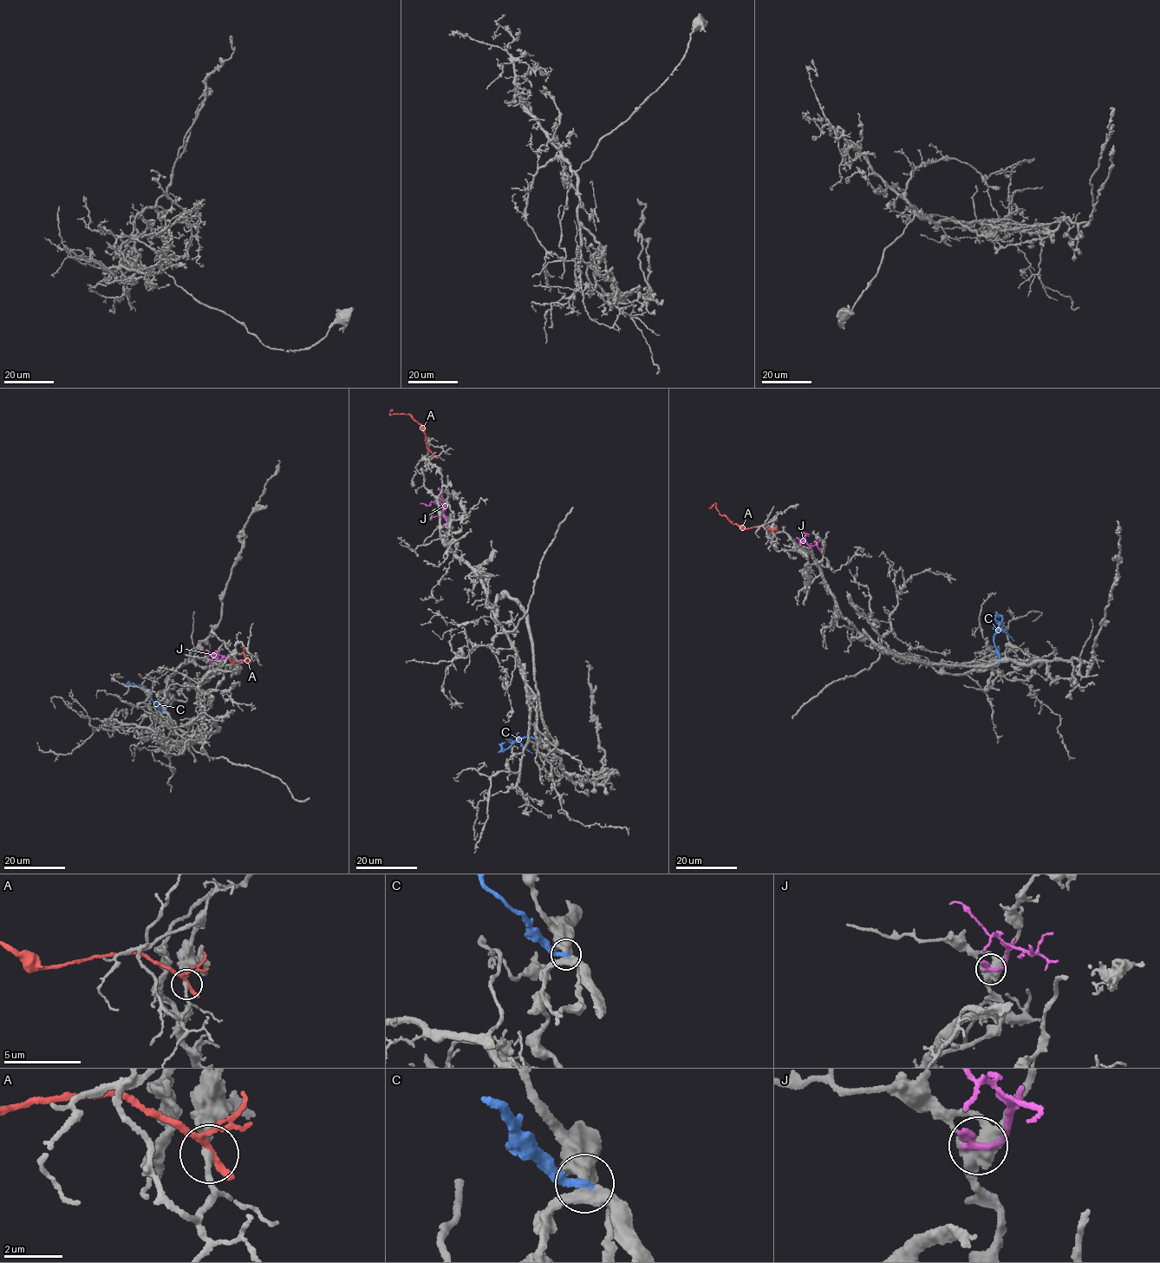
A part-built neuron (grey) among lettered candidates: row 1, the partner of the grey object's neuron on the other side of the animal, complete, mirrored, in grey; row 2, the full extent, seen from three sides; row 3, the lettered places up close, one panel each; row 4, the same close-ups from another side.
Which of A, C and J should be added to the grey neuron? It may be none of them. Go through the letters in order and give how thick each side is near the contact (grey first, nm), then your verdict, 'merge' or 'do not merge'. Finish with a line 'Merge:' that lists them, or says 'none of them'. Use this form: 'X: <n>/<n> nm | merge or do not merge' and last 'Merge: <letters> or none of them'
A: 190/200 nm | do not merge
C: 480/260 nm | merge
J: 480/280 nm | do not merge
Merge: C

